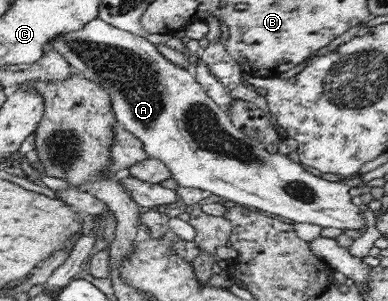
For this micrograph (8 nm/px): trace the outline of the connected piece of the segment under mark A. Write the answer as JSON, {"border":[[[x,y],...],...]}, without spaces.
{"border":[[[100,17],[87,22],[80,30],[55,36],[48,44],[59,52],[77,75],[100,85],[110,95],[117,127],[131,132],[142,141],[149,158],[160,160],[172,172],[180,188],[206,190],[242,207],[256,208],[258,212],[279,216],[300,223],[316,224],[323,228],[342,231],[366,231],[365,218],[352,204],[350,187],[329,182],[312,175],[304,166],[284,154],[271,154],[260,141],[247,137],[232,124],[223,108],[214,102],[194,73],[180,68],[164,58],[146,38],[120,30]]]}

